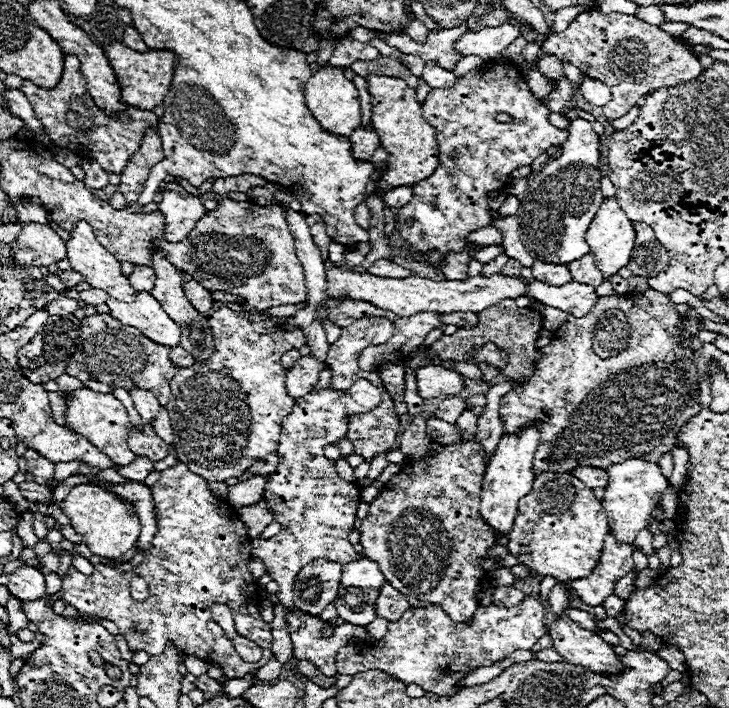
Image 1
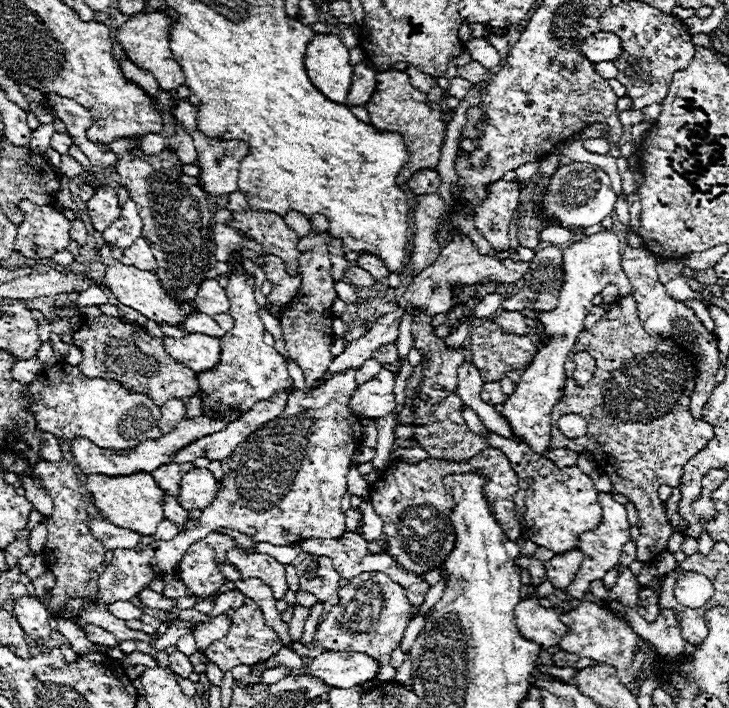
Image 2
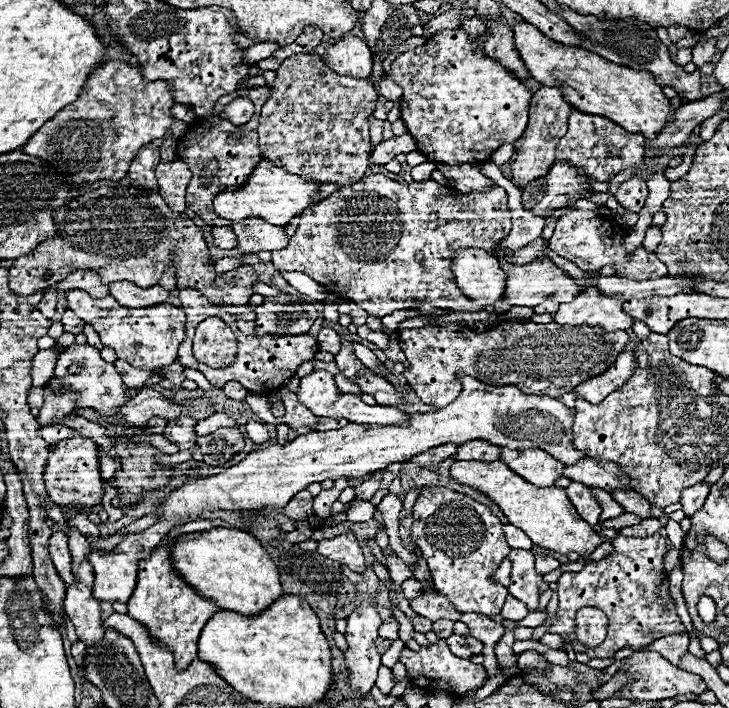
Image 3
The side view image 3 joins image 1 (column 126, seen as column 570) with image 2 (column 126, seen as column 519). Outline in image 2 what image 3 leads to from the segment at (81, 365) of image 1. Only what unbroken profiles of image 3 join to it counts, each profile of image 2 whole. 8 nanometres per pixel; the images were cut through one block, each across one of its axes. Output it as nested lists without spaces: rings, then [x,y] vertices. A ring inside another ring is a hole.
[[[100,316],[84,320],[82,328],[74,332],[74,344],[82,350],[80,370],[88,378],[110,378],[122,382],[134,392],[142,392],[158,406],[164,406],[170,398],[190,398],[198,390],[196,372],[178,364],[164,350],[160,338],[150,336],[142,326],[124,322],[114,316]]]

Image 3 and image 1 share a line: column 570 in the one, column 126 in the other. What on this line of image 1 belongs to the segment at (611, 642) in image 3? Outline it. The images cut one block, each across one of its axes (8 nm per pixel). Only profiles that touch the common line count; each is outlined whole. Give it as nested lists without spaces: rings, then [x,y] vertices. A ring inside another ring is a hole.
[[[176,462],[168,470],[160,472],[160,480],[150,486],[150,490],[156,504],[158,530],[154,534],[150,550],[144,554],[144,560],[130,572],[98,564],[94,574],[86,576],[76,568],[70,568],[62,580],[62,588],[56,594],[46,596],[46,600],[62,600],[66,606],[74,606],[78,614],[96,614],[104,620],[114,622],[120,634],[126,638],[130,652],[144,650],[146,654],[154,656],[164,650],[168,638],[174,638],[176,648],[182,654],[198,656],[204,662],[218,664],[228,680],[254,674],[272,656],[272,634],[270,624],[260,618],[262,598],[256,590],[252,574],[248,572],[252,548],[244,522],[224,500],[218,500],[214,496],[198,500],[198,494],[212,494],[208,490],[208,480],[194,474],[184,462]],[[132,576],[142,576],[148,582],[148,600],[132,600],[128,590]],[[212,604],[226,604],[236,614],[246,614],[248,630],[254,630],[254,636],[260,636],[260,640],[264,640],[266,634],[268,644],[260,644],[264,648],[264,656],[260,662],[242,662],[242,658],[234,650],[234,644],[226,638],[224,630],[216,622],[208,622],[208,618],[212,620]],[[134,622],[142,630],[142,636],[132,630]]]

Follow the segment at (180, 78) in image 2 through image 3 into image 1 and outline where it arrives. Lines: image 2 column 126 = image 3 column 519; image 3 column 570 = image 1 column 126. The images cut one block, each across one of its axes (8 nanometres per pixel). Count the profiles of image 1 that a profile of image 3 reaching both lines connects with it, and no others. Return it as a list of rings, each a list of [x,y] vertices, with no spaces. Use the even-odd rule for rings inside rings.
[[[112,44],[104,48],[106,58],[116,74],[116,80],[122,88],[122,102],[128,106],[134,106],[138,110],[154,110],[162,104],[170,82],[174,74],[174,54],[168,50],[148,50],[144,54],[124,46],[124,44]]]

